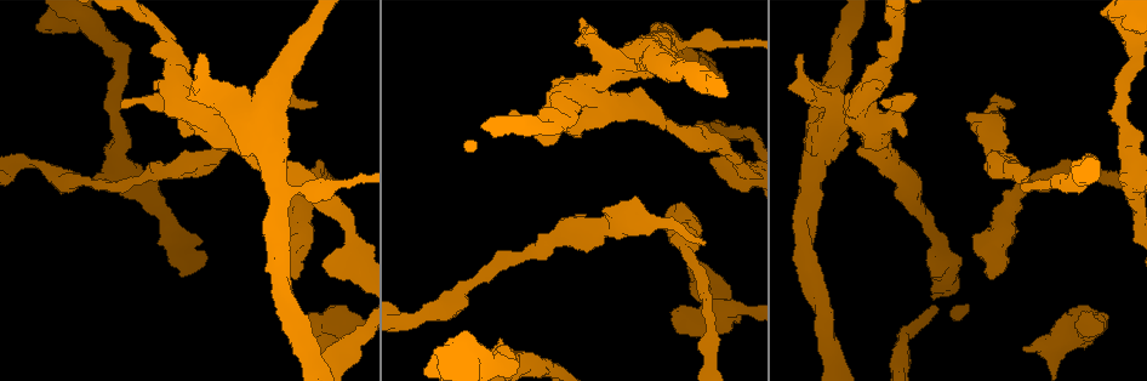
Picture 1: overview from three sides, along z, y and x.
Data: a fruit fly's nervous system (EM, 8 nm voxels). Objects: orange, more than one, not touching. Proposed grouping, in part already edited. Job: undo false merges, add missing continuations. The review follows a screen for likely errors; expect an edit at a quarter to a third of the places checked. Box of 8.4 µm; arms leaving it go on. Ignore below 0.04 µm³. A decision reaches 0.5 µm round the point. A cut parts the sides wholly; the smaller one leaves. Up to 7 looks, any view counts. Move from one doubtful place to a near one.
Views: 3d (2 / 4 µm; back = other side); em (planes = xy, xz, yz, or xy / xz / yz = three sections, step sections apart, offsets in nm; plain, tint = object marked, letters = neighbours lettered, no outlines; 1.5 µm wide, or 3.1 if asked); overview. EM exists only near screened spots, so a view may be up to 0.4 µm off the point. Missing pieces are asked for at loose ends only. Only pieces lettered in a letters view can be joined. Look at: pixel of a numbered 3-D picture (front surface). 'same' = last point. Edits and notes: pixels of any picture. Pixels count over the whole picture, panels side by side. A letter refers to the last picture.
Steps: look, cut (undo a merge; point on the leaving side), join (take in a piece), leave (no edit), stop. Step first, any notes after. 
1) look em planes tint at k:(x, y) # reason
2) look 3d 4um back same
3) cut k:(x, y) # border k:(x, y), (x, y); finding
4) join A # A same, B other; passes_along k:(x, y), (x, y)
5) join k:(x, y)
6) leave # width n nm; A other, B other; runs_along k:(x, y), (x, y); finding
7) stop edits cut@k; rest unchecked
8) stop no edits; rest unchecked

look em xy step 4 letters at 1:(1023, 349) # thick end

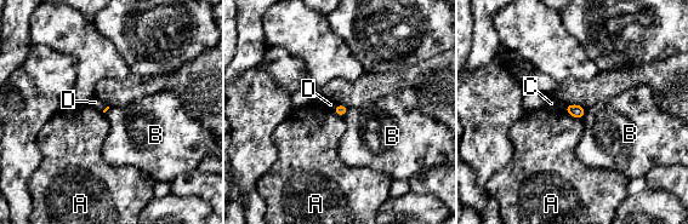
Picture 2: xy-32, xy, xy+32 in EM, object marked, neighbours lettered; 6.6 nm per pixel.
look em planes letters same # another direction

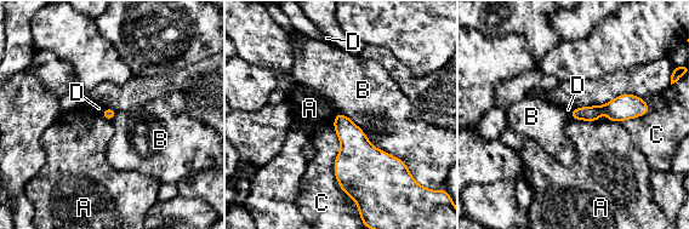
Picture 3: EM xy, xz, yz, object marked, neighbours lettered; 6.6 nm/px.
leave # A other, B other, C other, D other; runs_along 3:(645, 108), (574, 114); no lettered piece goes on from it

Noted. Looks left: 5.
look em xz step 4 tint at 1:(702, 330) # thick end

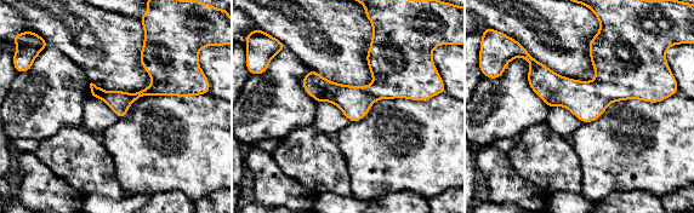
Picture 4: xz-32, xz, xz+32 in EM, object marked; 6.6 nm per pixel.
look em planes tint same

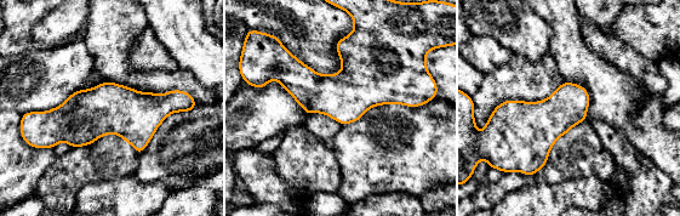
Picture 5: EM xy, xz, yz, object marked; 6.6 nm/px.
look em planes letters same # what lies round it

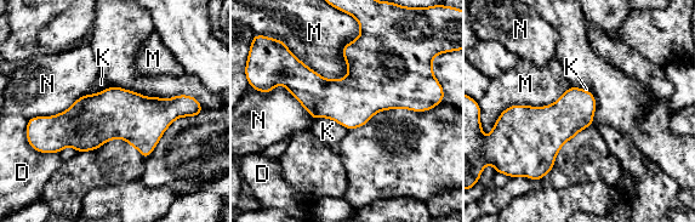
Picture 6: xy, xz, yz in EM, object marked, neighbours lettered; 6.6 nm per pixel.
leave # D other, K other, M other, N other; border 6:(360, 26), (339, 79), (286, 45); no lettered piece goes on from it

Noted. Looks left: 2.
look em planes letters at 1:(317, 105) # free end

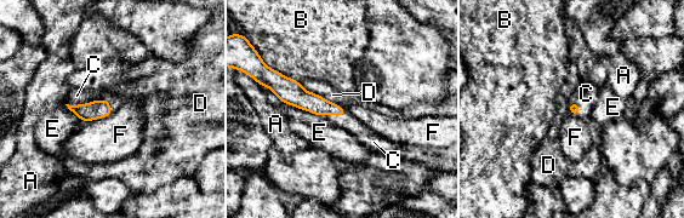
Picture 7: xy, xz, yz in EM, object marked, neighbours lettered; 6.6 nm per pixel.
join C # A other, B other, C same, D other, E other, F other; passes_along 7:(96, 109), (92, 101), (77, 96); the neuron continues

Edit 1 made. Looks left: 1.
stop edits join@7; rest unchecked

